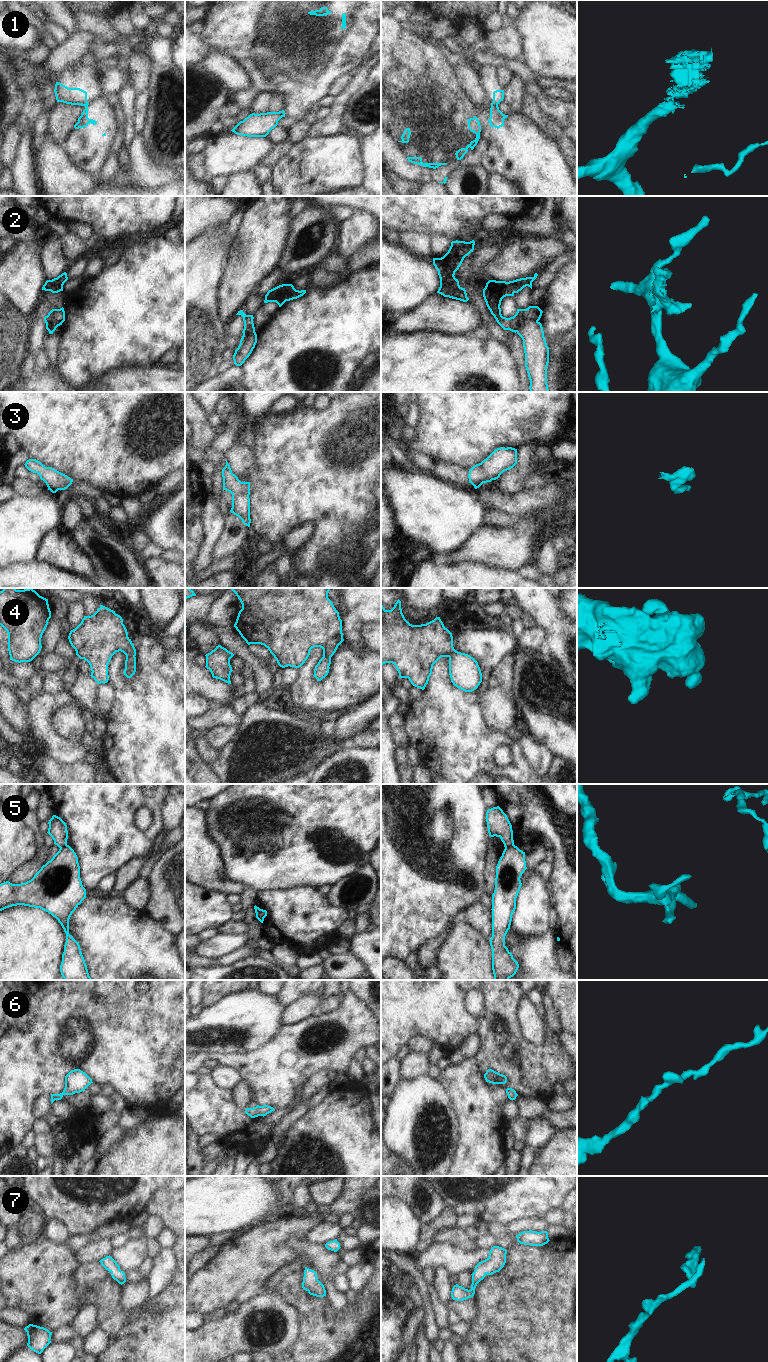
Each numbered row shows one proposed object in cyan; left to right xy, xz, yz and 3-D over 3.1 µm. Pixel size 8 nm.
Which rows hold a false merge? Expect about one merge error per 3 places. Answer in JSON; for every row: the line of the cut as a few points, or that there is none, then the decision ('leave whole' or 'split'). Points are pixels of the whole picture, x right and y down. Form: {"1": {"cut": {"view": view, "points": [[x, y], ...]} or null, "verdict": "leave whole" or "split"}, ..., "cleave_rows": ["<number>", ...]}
{"1": {"cut": {"view": "yz", "points": [[492, 102], [497, 106]]}, "verdict": "split"}, "2": {"cut": {"view": "yz", "points": [[537, 321], [521, 321], [516, 331]]}, "verdict": "split"}, "3": {"cut": null, "verdict": "leave whole"}, "4": {"cut": null, "verdict": "leave whole"}, "5": {"cut": {"view": "yz", "points": [[513, 844], [505, 848]]}, "verdict": "split"}, "6": {"cut": null, "verdict": "leave whole"}, "7": {"cut": null, "verdict": "leave whole"}, "cleave_rows": ["1", "2", "5"]}

